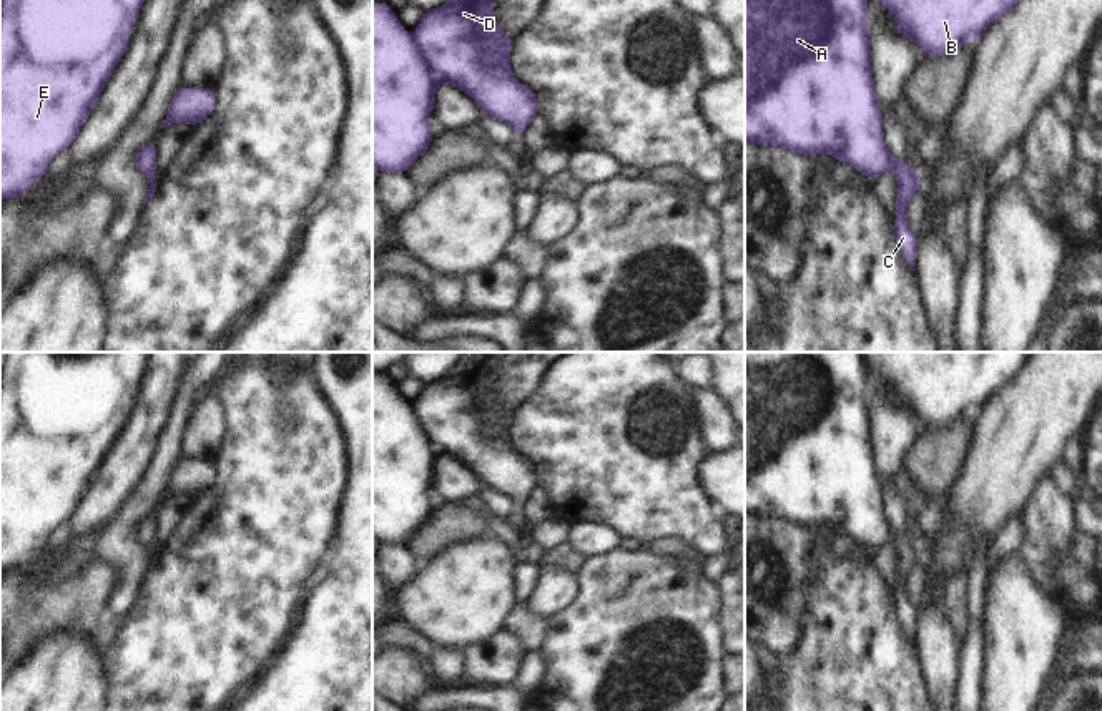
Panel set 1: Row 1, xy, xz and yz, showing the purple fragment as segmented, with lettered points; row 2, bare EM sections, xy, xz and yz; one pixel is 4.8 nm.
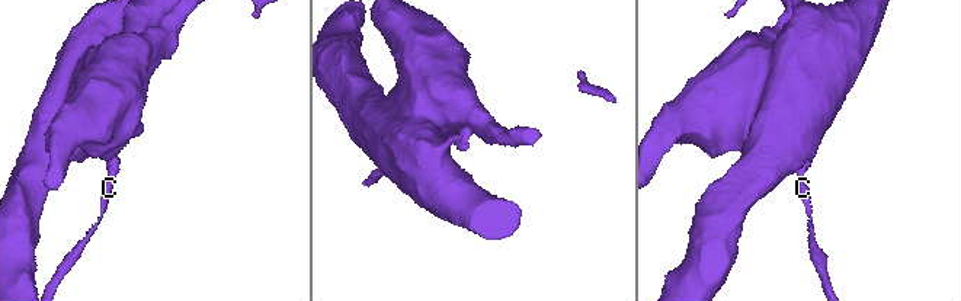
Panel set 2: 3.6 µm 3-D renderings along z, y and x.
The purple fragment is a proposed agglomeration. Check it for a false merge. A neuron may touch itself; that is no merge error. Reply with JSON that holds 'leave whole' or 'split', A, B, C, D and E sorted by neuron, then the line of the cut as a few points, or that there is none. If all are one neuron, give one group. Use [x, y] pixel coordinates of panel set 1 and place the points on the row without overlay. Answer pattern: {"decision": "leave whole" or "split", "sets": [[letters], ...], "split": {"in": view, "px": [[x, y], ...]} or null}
{"decision": "leave whole", "sets": [["A", "B", "C", "D", "E"]], "split": null}

